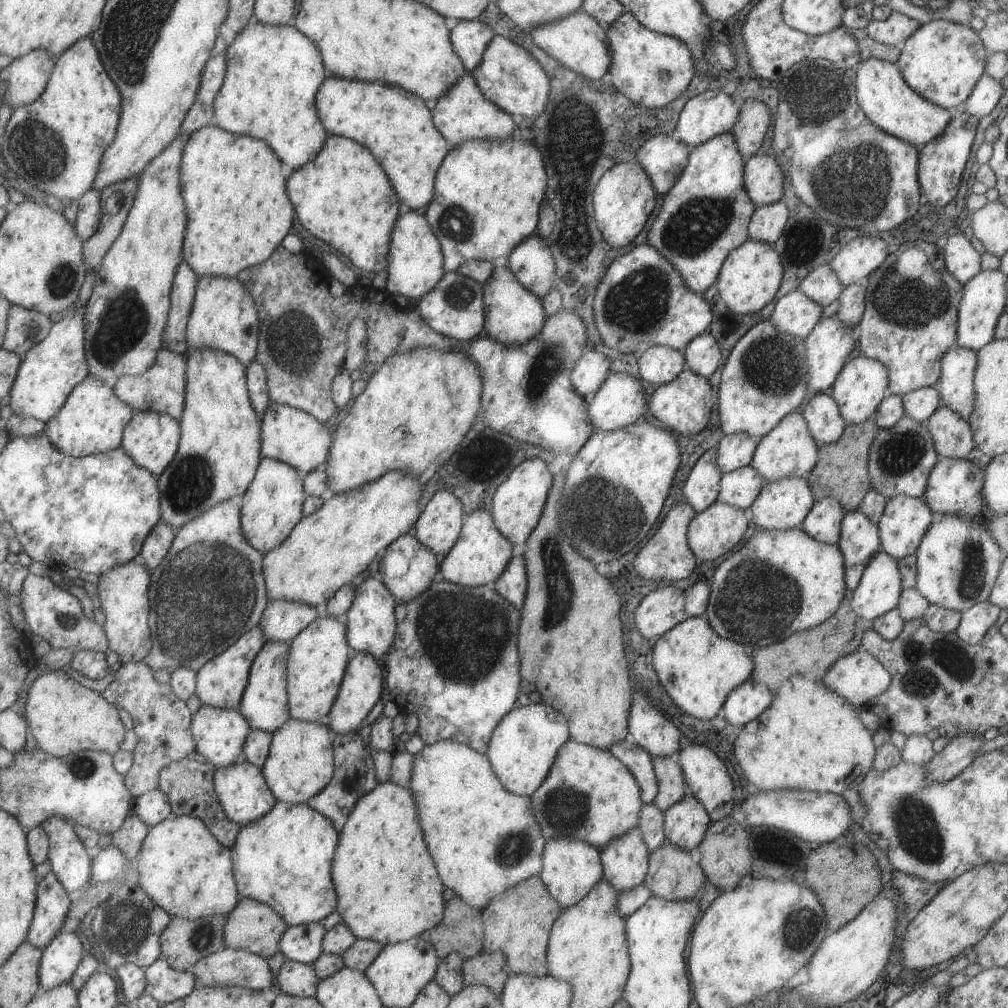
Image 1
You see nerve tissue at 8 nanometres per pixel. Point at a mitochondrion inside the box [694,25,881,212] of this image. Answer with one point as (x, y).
(814, 92)

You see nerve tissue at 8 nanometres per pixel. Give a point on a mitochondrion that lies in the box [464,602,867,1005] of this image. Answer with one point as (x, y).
(566, 809)

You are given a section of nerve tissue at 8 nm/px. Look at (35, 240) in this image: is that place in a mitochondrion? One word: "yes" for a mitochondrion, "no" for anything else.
no

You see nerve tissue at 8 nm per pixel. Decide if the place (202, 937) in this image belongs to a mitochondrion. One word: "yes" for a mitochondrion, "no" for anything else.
yes

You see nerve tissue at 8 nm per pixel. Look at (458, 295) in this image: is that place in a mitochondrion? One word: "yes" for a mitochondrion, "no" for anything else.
yes

